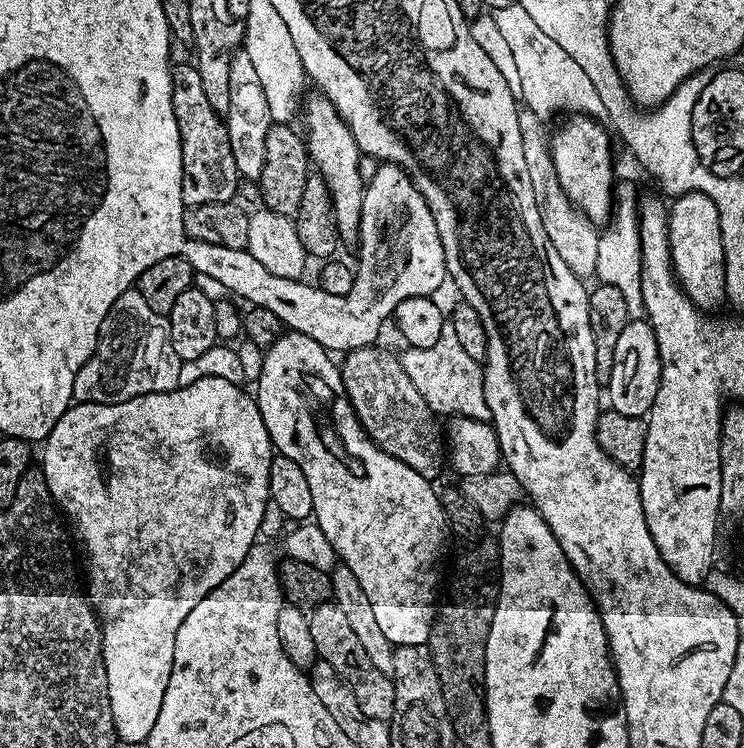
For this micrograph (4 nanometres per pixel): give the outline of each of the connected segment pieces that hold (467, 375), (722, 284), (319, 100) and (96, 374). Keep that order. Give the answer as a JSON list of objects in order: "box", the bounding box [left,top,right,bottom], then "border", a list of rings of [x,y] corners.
[{"box":[402,322,488,420],"border":[[[451,322],[445,323],[444,332],[429,348],[405,347],[402,352],[406,374],[418,386],[422,398],[432,407],[433,412],[443,414],[445,417],[469,416],[475,420],[488,420],[488,406],[484,393],[484,373],[481,365],[458,343]]]},{"box":[668,192,728,314],"border":[[[681,192],[675,198],[668,208],[668,245],[676,281],[701,312],[712,314],[720,303],[725,303],[728,294],[718,206],[714,206],[714,198],[706,198],[701,192]]]},{"box":[302,94,366,241],"border":[[[323,94],[315,95],[309,100],[307,97],[302,104],[302,120],[304,116],[305,128],[303,131],[306,133],[308,155],[315,171],[323,178],[330,190],[334,218],[340,231],[341,241],[355,241],[360,230],[362,198],[366,187],[365,173],[360,173],[362,153],[356,144],[354,134],[348,128],[348,123],[341,118],[336,107],[328,101],[328,97]]]},{"box":[73,290,181,404],"border":[[[135,290],[124,292],[102,318],[98,342],[74,378],[73,401],[82,404],[117,404],[142,394],[169,392],[181,387],[178,354],[170,342],[168,318],[150,310]]]}]

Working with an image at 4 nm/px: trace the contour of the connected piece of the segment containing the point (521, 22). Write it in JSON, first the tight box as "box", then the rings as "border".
{"box":[491,2,604,118],"border":[[[518,2],[510,6],[502,6],[502,10],[491,13],[494,22],[506,38],[510,50],[514,53],[514,63],[522,80],[520,100],[529,112],[538,114],[541,118],[548,118],[551,112],[568,112],[600,118],[604,116],[602,98],[598,98],[598,90],[594,90],[590,78],[578,67],[578,62],[553,42],[546,33],[531,20],[530,14],[522,10]]]}

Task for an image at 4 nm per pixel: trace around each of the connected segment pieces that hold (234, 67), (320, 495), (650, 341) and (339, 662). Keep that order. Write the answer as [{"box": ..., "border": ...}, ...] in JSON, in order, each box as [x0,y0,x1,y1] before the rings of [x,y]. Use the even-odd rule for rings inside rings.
[{"box":[226,51,273,182],"border":[[[239,51],[230,62],[230,110],[226,117],[230,134],[230,150],[234,154],[234,166],[241,177],[252,182],[259,181],[262,165],[266,162],[266,134],[271,130],[273,122],[270,118],[270,106],[266,103],[266,93],[262,90],[262,81],[254,71],[254,62],[250,62],[250,54]]]},{"box":[254,330,450,648],"border":[[[291,330],[285,331],[274,343],[265,351],[262,362],[262,374],[258,381],[258,387],[254,395],[256,405],[262,414],[262,422],[266,422],[266,430],[272,439],[273,449],[279,455],[290,458],[290,462],[298,462],[302,469],[302,474],[306,474],[306,483],[310,485],[310,498],[312,499],[312,516],[314,522],[326,534],[326,542],[336,551],[339,563],[350,566],[358,578],[358,583],[362,585],[362,590],[366,590],[366,598],[370,598],[370,606],[374,610],[374,618],[378,622],[378,627],[382,629],[382,634],[390,638],[394,646],[414,646],[415,648],[427,645],[430,638],[432,622],[436,619],[438,611],[436,600],[436,567],[440,564],[440,555],[444,552],[444,539],[449,539],[450,529],[448,519],[444,516],[444,507],[440,501],[440,492],[434,487],[433,481],[427,480],[418,470],[410,470],[406,462],[398,462],[386,450],[382,450],[371,440],[364,427],[360,424],[360,419],[352,411],[352,403],[348,400],[348,395],[344,389],[344,383],[340,377],[340,370],[337,361],[332,361],[328,349],[322,347],[314,338],[306,338],[306,334],[298,334]]]},{"box":[606,319,660,417],"border":[[[629,319],[626,330],[618,337],[618,346],[614,346],[614,370],[610,370],[610,382],[606,385],[606,400],[610,403],[611,411],[627,416],[647,417],[652,409],[654,394],[658,394],[658,382],[660,381],[660,355],[658,354],[658,342],[654,338],[654,330],[648,325],[647,319]]]},{"box":[308,602,394,721],"border":[[[334,602],[319,604],[317,608],[311,609],[308,621],[317,657],[330,662],[330,666],[334,666],[334,670],[340,675],[342,682],[346,682],[346,686],[350,686],[350,690],[354,690],[354,698],[358,698],[358,706],[362,710],[362,714],[366,714],[366,718],[391,721],[394,714],[392,677],[382,674],[382,670],[378,670],[374,666],[374,662],[370,662],[366,649],[362,646],[362,642],[358,642],[354,629],[350,627],[348,619],[342,615],[339,606]]]}]

